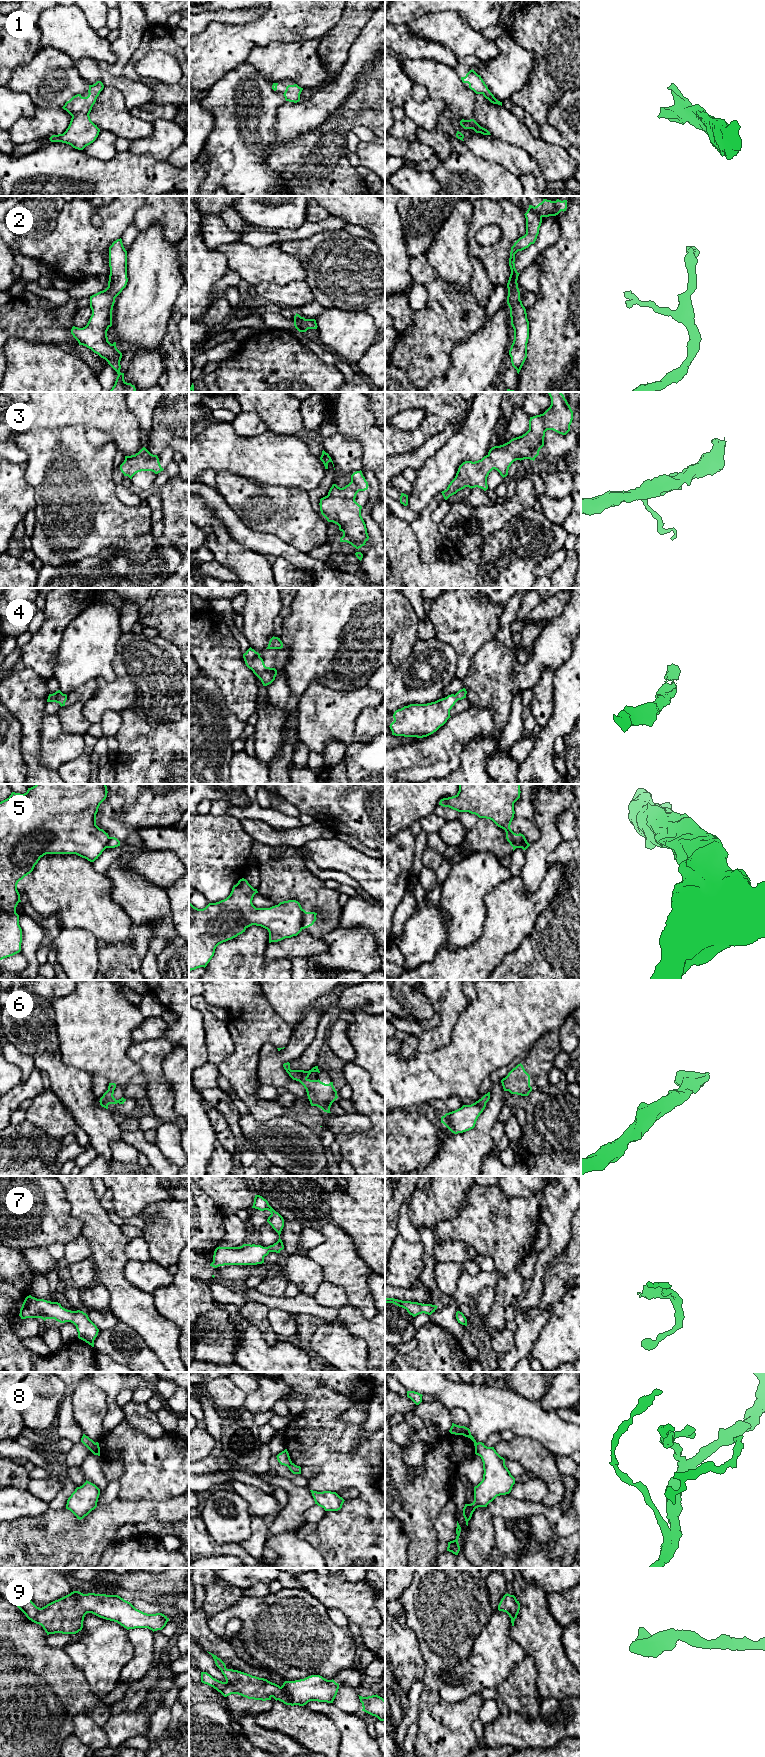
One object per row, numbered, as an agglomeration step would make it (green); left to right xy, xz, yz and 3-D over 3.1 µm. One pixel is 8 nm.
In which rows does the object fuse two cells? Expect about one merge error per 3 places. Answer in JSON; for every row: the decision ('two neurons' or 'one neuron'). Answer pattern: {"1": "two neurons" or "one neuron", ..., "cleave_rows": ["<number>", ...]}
{"1": "one neuron", "2": "one neuron", "3": "one neuron", "4": "one neuron", "5": "two neurons", "6": "one neuron", "7": "one neuron", "8": "two neurons", "9": "one neuron", "cleave_rows": ["5", "8"]}

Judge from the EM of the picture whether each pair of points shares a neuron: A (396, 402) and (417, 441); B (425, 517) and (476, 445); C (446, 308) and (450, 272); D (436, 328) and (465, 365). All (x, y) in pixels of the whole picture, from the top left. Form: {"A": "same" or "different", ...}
{"A": "same", "B": "different", "C": "different", "D": "different"}

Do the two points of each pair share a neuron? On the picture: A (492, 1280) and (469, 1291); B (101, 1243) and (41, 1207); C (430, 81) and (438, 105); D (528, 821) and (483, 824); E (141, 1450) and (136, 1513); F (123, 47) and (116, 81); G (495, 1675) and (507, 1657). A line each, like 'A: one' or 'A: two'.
A: one
B: two
C: two
D: one
E: two
F: two
G: one

